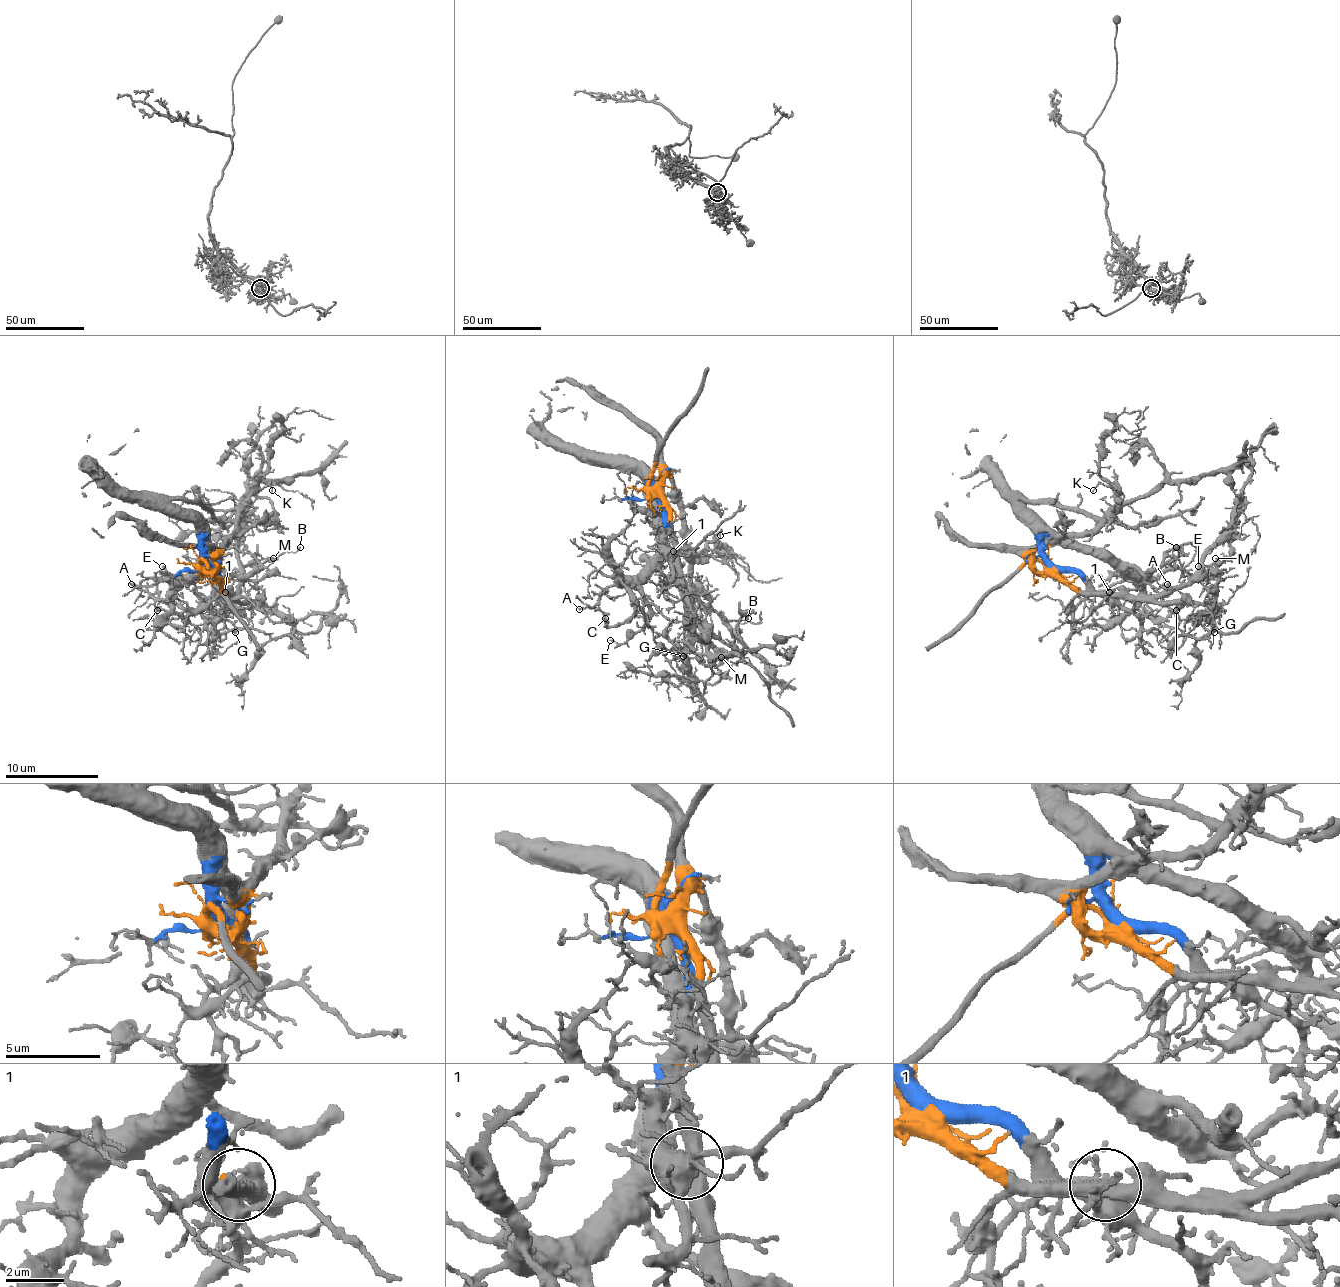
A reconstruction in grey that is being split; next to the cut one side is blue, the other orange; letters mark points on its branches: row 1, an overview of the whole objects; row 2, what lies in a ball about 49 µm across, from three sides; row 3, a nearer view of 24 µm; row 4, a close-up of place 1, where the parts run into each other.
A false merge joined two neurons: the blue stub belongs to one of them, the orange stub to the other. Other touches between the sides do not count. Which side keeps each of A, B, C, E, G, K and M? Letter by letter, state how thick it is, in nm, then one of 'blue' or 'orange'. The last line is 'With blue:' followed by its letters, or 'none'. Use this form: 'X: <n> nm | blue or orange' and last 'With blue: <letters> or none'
A: 120 nm | blue
B: 150 nm | blue
C: 240 nm | blue
E: 130 nm | blue
G: 170 nm | orange
K: 100 nm | orange
M: 100 nm | orange
With blue: A, B, C, E

